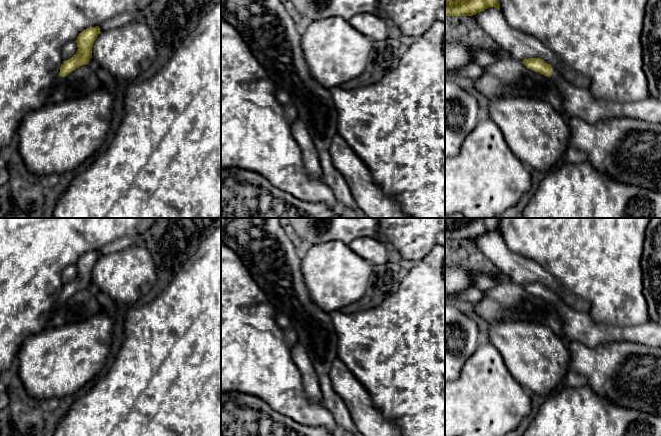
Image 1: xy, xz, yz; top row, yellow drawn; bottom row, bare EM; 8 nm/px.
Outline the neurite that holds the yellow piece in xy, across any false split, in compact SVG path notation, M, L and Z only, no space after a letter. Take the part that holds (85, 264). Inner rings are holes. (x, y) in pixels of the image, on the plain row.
M95 250L87 252L79 258L75 265L78 271L77 276L72 282L63 285L59 300L65 301L76 292L89 287L92 282L93 267L100 257L99 250Z

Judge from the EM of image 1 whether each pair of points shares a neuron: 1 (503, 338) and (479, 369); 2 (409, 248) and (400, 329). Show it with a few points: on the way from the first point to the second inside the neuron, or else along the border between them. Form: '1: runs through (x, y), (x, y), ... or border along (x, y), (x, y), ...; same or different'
1: border along (489, 341), (497, 349), (507, 367); different
2: border along (434, 245), (425, 256), (417, 261); different

